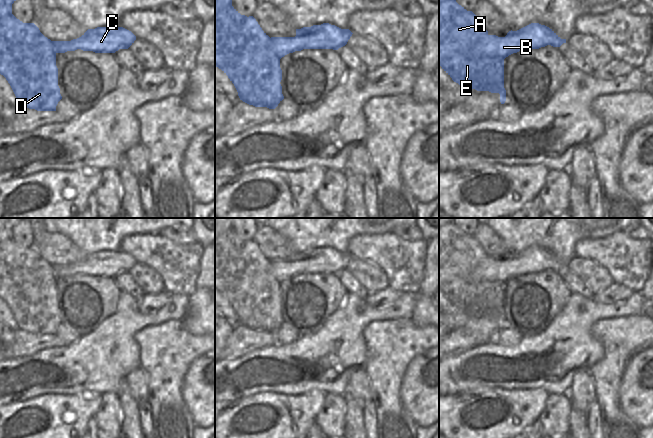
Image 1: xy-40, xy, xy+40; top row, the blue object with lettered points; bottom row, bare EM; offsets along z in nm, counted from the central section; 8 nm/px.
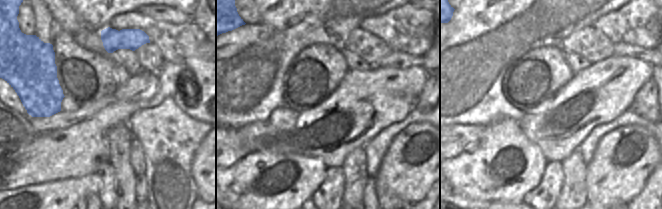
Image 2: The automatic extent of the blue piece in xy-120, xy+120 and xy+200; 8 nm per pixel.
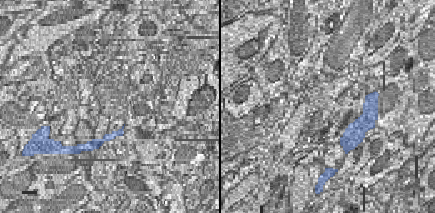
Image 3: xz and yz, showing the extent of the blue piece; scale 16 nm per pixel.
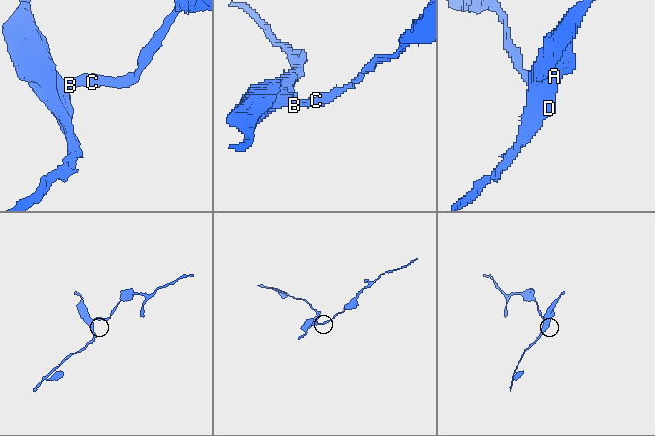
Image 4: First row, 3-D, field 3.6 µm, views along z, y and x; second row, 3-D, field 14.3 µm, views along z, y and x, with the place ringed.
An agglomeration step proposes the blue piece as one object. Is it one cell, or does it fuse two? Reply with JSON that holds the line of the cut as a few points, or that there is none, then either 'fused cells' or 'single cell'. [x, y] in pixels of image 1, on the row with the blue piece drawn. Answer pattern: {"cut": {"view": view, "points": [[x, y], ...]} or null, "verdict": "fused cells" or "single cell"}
{"cut": {"view": "xy+40", "points": [[473, 50], [483, 56], [502, 56], [504, 58]]}, "verdict": "fused cells"}

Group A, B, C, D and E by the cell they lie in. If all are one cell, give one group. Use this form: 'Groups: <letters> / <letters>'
Groups: A D E / B C

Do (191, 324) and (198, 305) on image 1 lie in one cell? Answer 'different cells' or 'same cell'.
same cell

